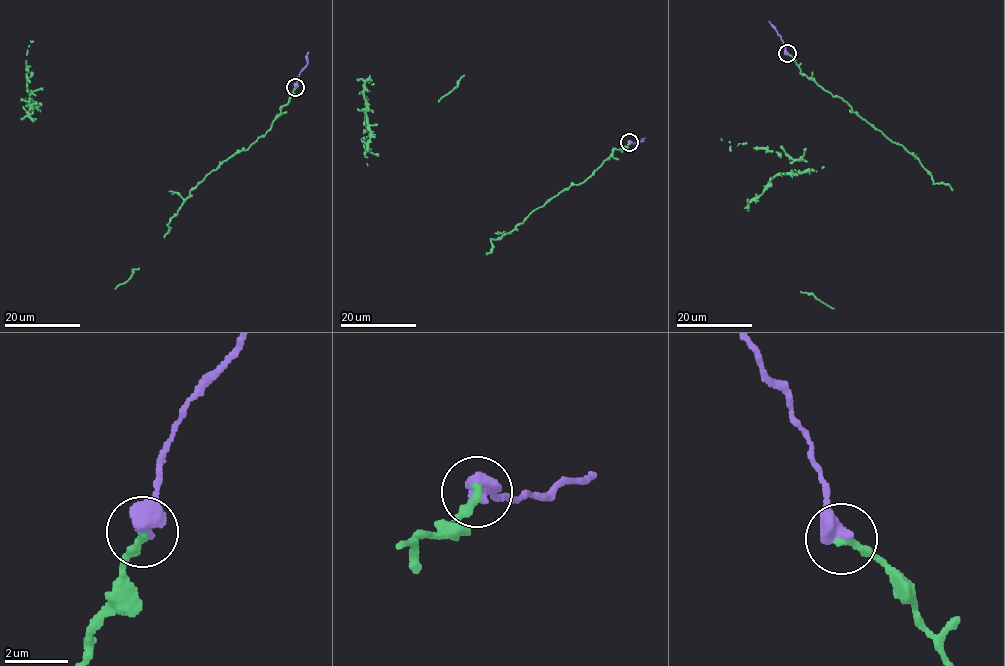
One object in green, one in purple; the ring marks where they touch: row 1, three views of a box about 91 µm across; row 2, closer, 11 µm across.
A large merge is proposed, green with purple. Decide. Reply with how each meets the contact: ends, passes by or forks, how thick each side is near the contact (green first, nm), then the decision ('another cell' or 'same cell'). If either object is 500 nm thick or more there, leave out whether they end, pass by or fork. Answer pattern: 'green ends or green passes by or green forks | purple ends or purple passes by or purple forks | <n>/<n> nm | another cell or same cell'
240/650 nm | another cell

